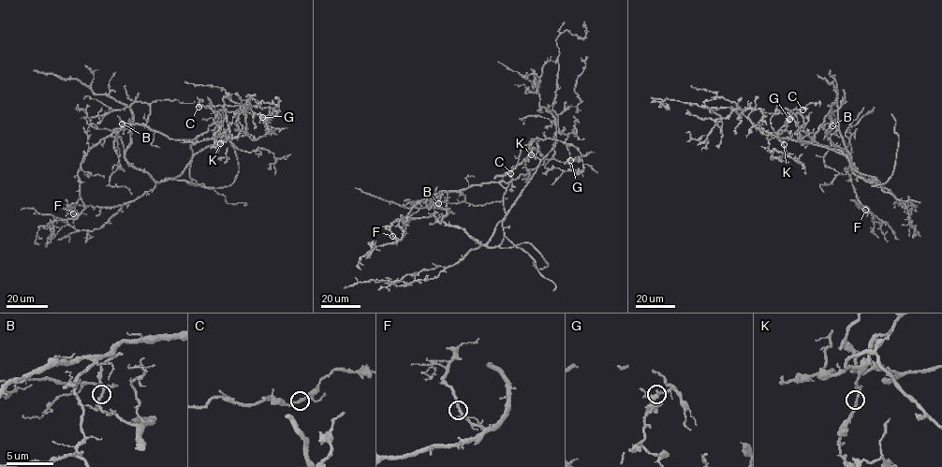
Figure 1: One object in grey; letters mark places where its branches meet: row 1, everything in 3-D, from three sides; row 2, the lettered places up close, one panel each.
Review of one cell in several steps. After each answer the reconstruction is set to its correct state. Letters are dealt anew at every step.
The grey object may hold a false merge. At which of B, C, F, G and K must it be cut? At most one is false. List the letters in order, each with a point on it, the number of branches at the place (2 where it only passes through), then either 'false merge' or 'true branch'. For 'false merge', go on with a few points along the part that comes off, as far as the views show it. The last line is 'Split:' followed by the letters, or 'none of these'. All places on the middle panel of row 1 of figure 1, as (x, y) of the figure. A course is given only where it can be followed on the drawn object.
B: place (438, 203); branches 2; false merge; course (438, 203), (441, 221), (484, 245), (551, 151), (555, 117), (540, 106), (539, 78), (527, 72)
C: place (510, 173); branches 2; true branch
F: place (392, 236); branches 2; true branch
G: place (570, 160); branches 2; true branch
K: place (531, 154); branches 2; true branch
Split: B

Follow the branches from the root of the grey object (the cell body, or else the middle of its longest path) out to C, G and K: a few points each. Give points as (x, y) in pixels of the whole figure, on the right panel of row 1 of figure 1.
C: (811, 141), (803, 143), (780, 138), (771, 125), (770, 119), (776, 111), (802, 109)
G: (811, 141), (803, 129), (802, 114), (797, 112), (788, 117), (788, 112), (792, 117), (789, 119)
K: (811, 141), (803, 143), (778, 138), (784, 144)

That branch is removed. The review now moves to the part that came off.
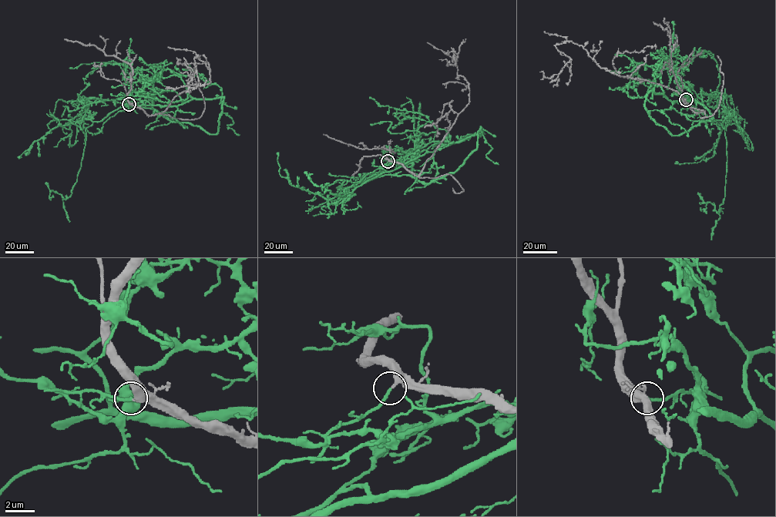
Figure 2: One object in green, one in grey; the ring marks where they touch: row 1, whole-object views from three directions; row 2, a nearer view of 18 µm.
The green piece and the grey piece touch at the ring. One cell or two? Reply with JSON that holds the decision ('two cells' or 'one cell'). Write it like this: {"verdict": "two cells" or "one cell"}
{"verdict": "two cells"}

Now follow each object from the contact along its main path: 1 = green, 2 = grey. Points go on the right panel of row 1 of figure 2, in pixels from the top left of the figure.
1: (685, 99), (689, 84), (723, 121), (727, 141), (723, 203), (717, 213), (708, 202), (700, 207)
2: (685, 99), (694, 112), (703, 111), (666, 87), (602, 68), (569, 41), (555, 45), (569, 60), (553, 87)

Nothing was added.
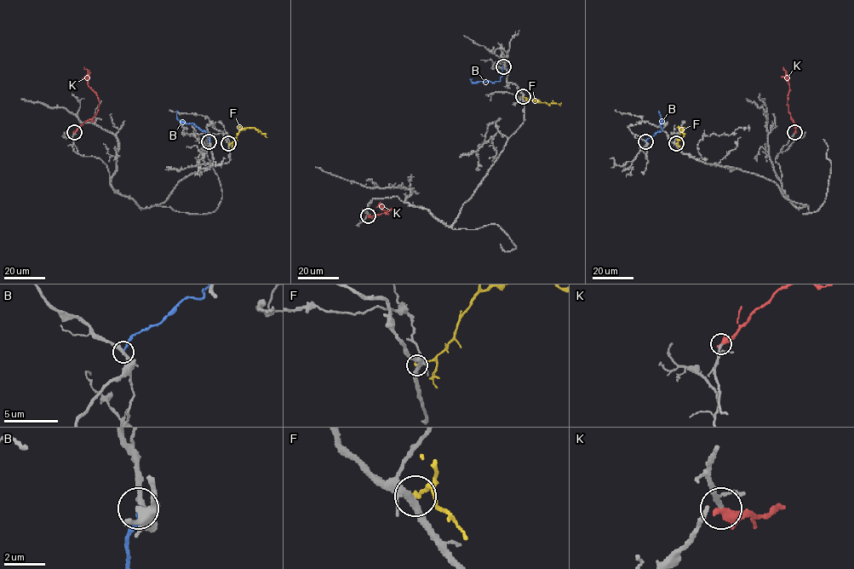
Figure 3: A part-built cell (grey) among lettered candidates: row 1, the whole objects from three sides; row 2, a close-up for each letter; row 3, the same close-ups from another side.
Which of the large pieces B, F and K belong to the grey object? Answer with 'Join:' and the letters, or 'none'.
Join: K

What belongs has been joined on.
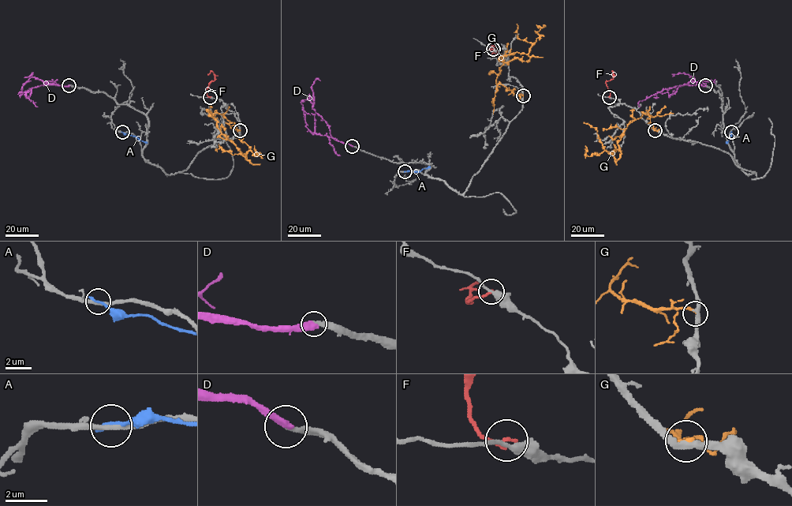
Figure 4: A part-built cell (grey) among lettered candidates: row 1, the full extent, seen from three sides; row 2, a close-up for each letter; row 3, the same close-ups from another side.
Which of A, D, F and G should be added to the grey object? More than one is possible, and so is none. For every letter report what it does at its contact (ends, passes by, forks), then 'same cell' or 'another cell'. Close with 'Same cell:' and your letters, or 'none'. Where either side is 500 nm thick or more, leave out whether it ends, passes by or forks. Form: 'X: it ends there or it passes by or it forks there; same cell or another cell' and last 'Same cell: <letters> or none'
A: it ends there; another cell
D: it ends there; same cell
F: it ends there; another cell
G: it ends there; another cell
Same cell: D

